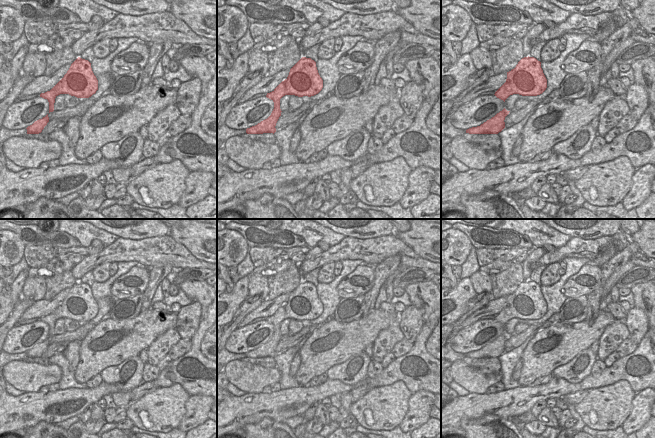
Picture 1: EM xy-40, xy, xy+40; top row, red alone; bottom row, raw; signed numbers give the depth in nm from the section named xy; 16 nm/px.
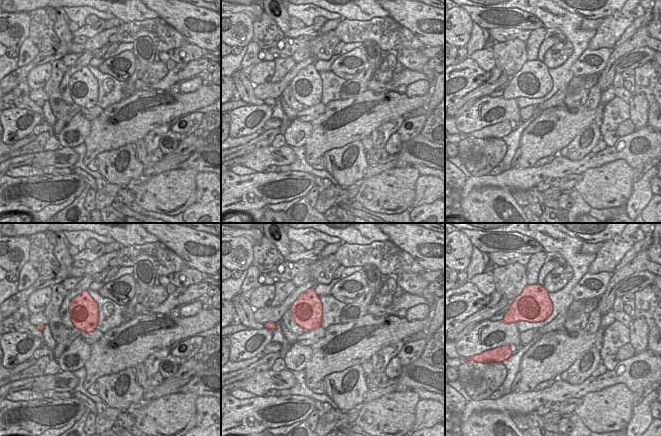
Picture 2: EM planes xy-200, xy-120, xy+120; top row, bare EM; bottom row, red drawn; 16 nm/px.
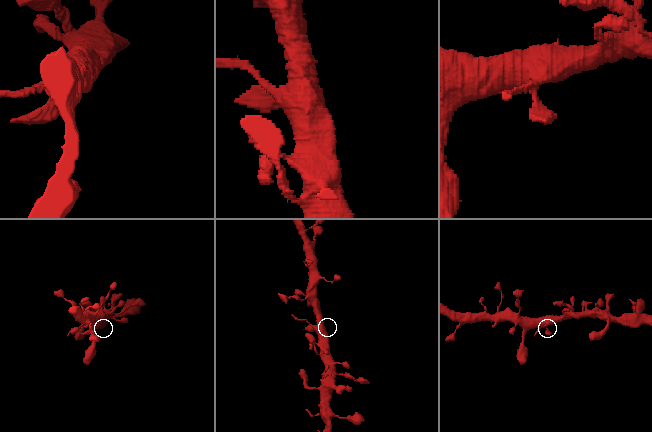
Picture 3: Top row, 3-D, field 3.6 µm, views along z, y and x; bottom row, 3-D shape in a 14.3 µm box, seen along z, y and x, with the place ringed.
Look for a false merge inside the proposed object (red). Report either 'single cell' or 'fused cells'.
single cell

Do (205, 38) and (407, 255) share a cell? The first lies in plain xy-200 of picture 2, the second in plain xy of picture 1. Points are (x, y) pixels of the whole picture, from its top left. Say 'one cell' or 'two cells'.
two cells

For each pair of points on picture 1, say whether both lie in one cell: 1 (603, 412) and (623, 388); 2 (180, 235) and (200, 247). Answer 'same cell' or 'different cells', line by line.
1: same cell
2: same cell

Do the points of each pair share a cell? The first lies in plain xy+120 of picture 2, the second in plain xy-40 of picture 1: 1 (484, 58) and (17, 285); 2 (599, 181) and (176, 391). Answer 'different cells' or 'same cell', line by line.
1: different cells
2: same cell

